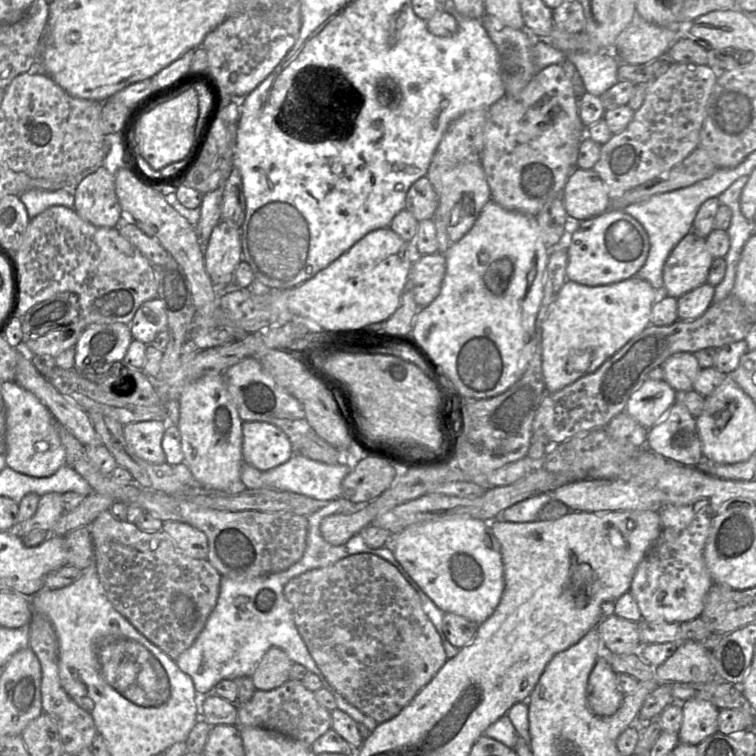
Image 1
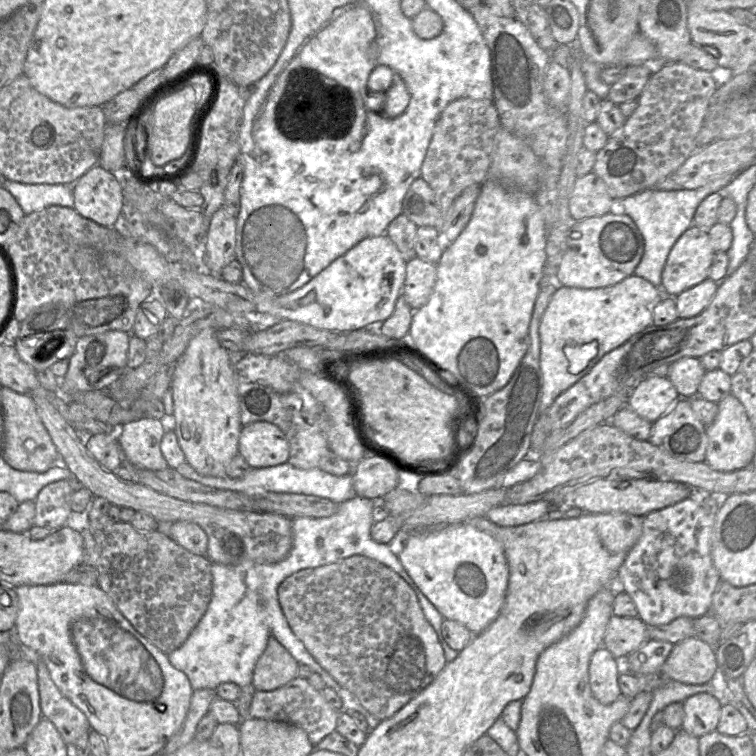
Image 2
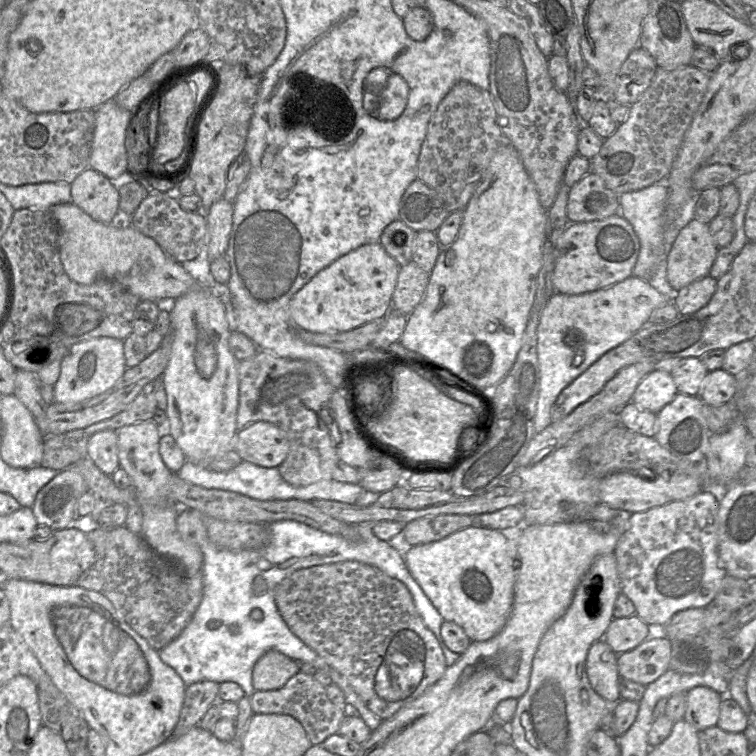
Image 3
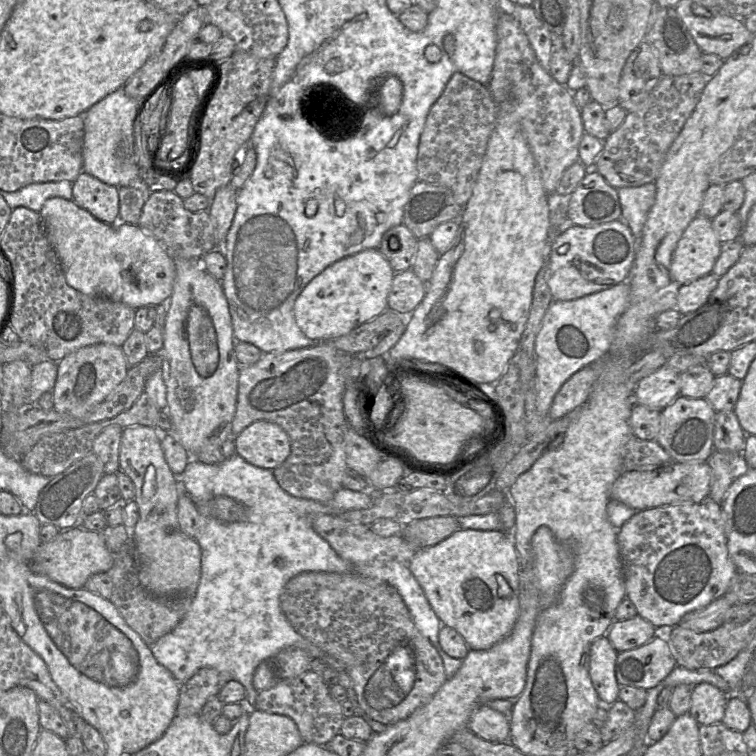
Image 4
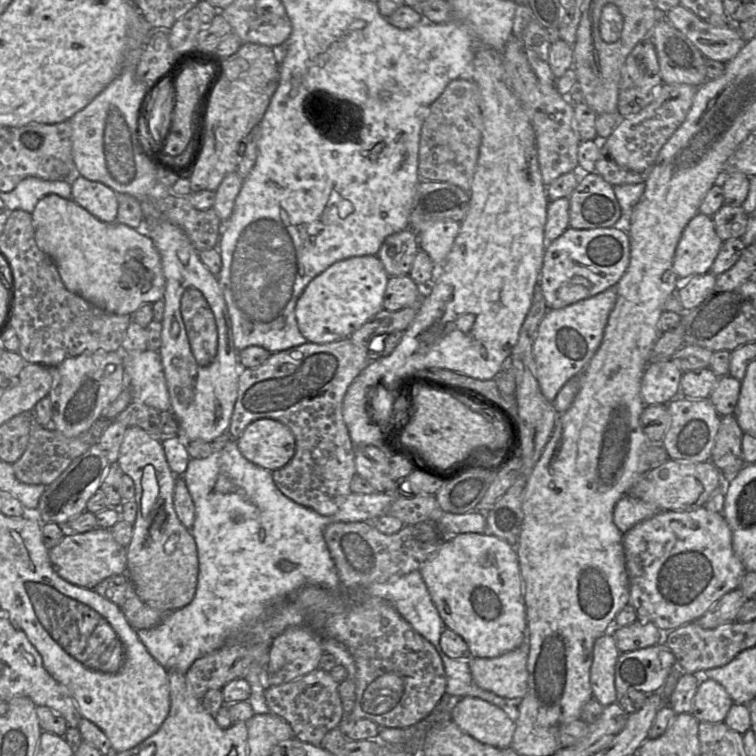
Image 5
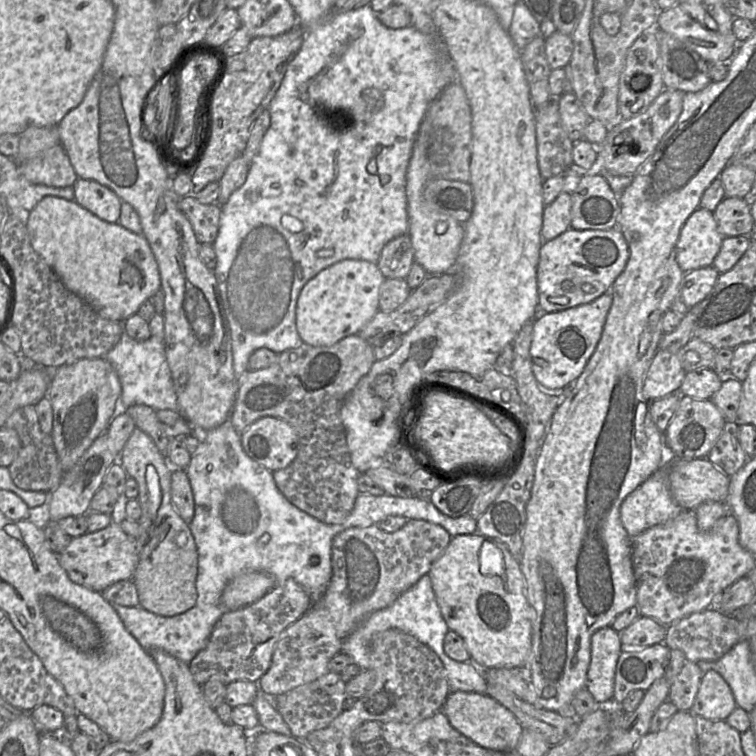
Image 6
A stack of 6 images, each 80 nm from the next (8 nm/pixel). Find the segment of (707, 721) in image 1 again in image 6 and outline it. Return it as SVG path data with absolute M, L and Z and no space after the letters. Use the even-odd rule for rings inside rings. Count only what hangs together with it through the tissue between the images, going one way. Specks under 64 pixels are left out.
M714 670L703 673L691 713L709 720L726 720L737 707L724 678Z

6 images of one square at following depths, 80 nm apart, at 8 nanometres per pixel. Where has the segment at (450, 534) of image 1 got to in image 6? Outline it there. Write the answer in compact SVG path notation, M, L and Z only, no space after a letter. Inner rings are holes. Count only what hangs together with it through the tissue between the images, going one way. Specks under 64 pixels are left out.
M480 534L453 536L432 564L428 575L441 615L448 629L463 639L470 661L480 669L511 669L528 665L535 612L525 593L525 578L519 561L511 555L504 543Z

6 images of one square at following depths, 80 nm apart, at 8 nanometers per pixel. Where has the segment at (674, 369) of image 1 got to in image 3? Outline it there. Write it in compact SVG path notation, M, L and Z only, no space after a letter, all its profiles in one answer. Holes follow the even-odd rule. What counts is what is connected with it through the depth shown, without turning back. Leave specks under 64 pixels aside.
M684 358L680 365L670 374L679 393L697 396L700 392L708 370L700 358Z

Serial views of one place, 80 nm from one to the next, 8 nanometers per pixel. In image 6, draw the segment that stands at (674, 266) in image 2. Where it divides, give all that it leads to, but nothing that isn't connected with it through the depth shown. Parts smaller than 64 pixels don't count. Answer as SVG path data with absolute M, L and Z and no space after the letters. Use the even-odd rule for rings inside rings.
M698 207L684 223L676 244L676 261L680 269L687 273L711 266L723 238L713 212Z

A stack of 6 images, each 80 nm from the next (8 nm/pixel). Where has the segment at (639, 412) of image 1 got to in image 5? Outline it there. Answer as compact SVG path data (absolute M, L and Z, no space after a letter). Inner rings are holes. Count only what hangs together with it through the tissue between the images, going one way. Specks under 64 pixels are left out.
M671 360L649 363L641 380L640 393L646 406L667 405L680 395L682 372Z

